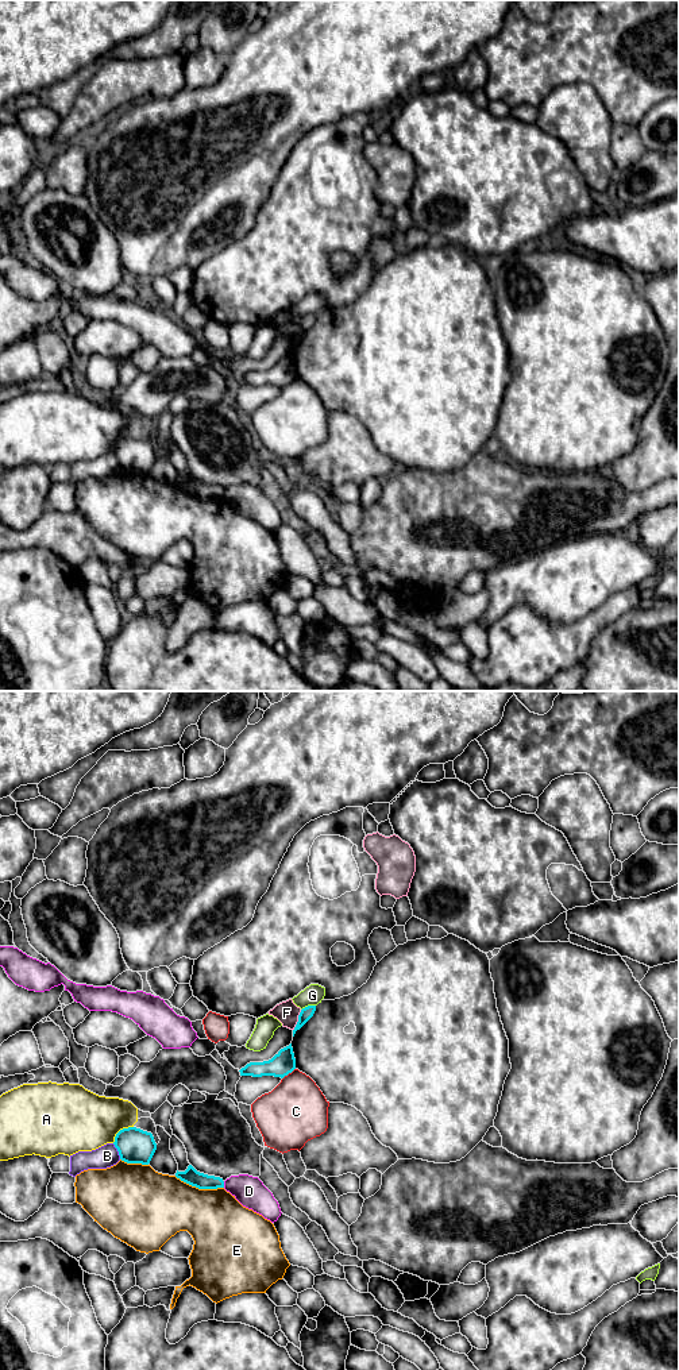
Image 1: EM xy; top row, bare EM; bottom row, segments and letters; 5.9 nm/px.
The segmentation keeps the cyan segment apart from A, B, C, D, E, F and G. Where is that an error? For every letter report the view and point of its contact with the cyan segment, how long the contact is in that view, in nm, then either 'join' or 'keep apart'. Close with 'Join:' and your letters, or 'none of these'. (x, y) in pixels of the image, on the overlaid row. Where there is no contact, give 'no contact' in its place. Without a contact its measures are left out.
A: contact xy (120, 1130); length 160 nm; keep apart
B: contact xy (118, 1150); length 110 nm; keep apart
C: contact xy (288, 1073); length 100 nm; keep apart
D: contact xy (223, 1184); length 40 nm; keep apart
E: contact xy (199, 1188); length 300 nm; keep apart
F: contact xy (299, 1021); length 140 nm; keep apart
G: contact xy (308, 1006); length 90 nm; keep apart
Join: none of these

